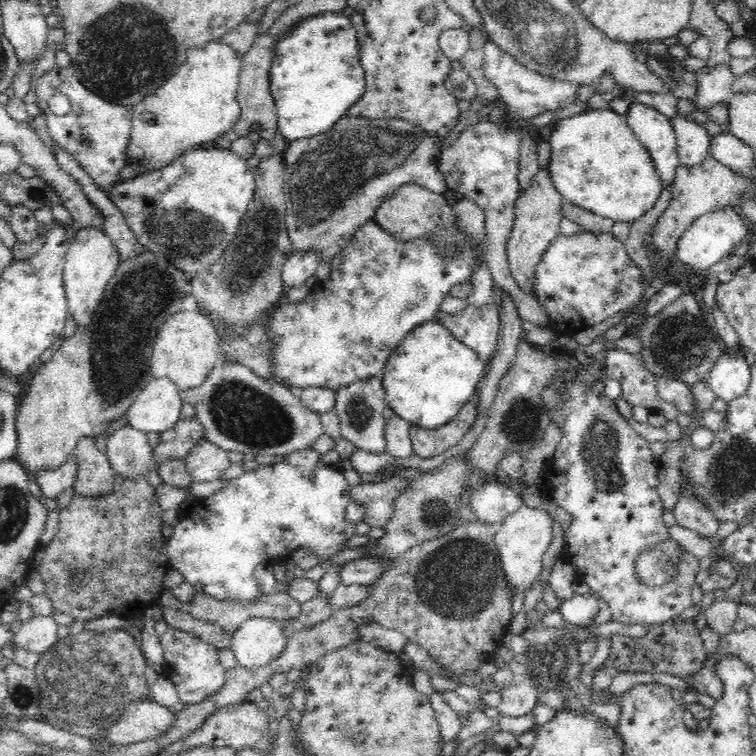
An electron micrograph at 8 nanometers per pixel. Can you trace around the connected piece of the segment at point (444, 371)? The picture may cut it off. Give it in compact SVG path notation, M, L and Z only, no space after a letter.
M442 321L423 322L391 350L382 375L387 406L410 424L428 430L440 428L456 418L464 404L477 394L486 368L480 356L456 339Z

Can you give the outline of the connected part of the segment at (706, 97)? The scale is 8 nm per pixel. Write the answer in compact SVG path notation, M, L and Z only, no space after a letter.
M728 63L718 64L706 74L698 74L698 98L696 108L705 113L714 104L726 101L732 94L732 84L737 79Z

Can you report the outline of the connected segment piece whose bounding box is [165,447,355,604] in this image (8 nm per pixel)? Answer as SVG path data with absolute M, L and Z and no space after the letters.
M312 447L304 450L296 450L296 452L290 452L288 455L284 455L284 460L271 464L260 464L257 469L253 471L246 471L240 478L232 479L228 482L228 486L225 486L222 490L217 491L212 496L200 500L193 500L190 507L181 514L179 523L170 529L167 529L167 545L166 554L171 566L175 568L185 578L188 584L191 584L196 592L203 592L208 596L213 596L218 600L237 600L237 602L243 602L243 604L252 604L256 602L260 596L265 596L262 588L256 578L254 577L254 570L259 564L269 564L275 562L286 562L290 559L292 552L298 550L298 547L307 546L311 549L311 553L314 553L318 560L327 561L331 559L336 553L343 551L345 548L344 542L348 538L354 536L355 529L354 523L346 520L346 508L352 499L352 487L344 479L344 475L339 472L337 465L326 466L320 462L320 454L316 453Z

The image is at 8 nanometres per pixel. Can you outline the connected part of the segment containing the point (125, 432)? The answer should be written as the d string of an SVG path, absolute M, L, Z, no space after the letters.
M127 425L108 435L108 445L104 453L116 474L128 478L155 479L157 472L152 447L148 434Z

